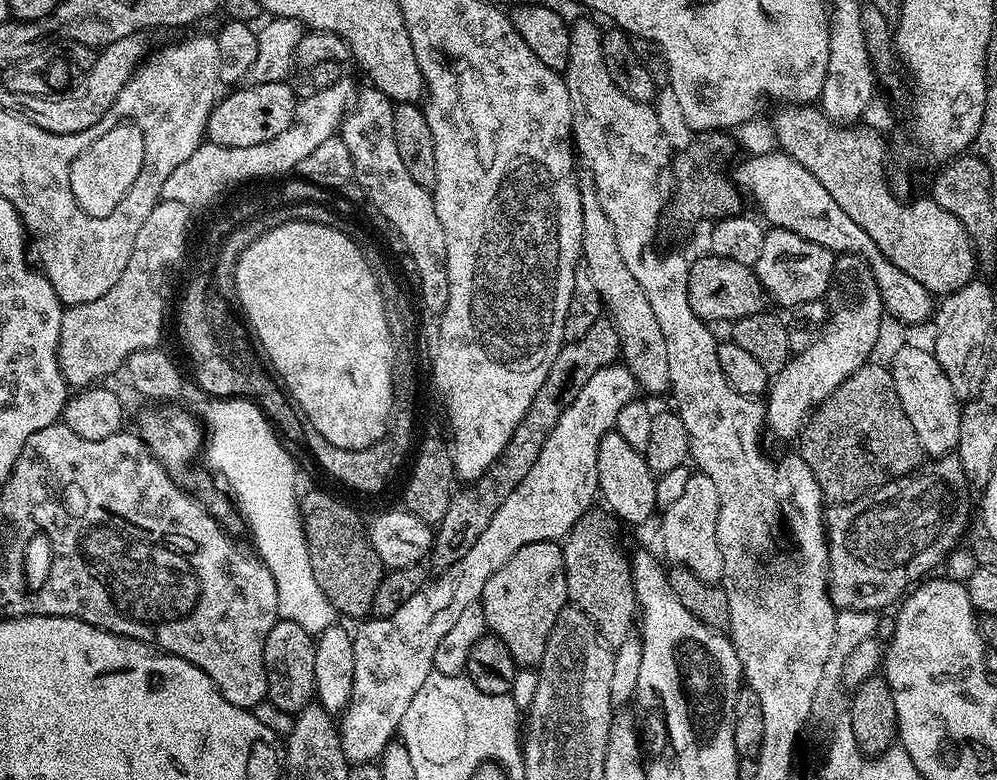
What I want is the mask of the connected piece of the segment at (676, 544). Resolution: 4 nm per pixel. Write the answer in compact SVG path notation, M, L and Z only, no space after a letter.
M699 470L693 471L679 499L675 499L674 504L663 509L660 520L660 544L664 547L663 559L669 565L685 568L694 574L698 574L698 578L702 578L702 582L707 584L720 584L724 579L722 574L722 550L718 546L718 510L720 503L718 502L718 489L714 487L714 481L706 478L706 474Z

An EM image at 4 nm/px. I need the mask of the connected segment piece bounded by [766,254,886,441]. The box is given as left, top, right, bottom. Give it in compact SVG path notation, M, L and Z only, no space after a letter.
M855 254L837 259L834 279L826 297L828 320L820 336L806 350L795 353L769 383L766 393L766 428L780 440L795 441L804 431L816 407L854 370L869 363L872 351L880 340L880 323L886 320L882 294L872 277L872 271Z

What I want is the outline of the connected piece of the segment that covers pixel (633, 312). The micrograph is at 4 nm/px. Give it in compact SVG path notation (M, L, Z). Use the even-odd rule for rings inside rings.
M590 182L581 183L580 197L582 198L582 246L580 247L580 254L582 259L586 262L586 266L590 270L590 278L594 281L595 288L598 289L601 305L603 305L606 309L612 325L618 330L618 336L620 338L619 359L622 361L624 367L630 370L630 374L634 377L637 385L639 385L643 391L645 388L648 392L667 393L670 389L670 361L668 361L668 357L666 355L666 338L662 338L662 329L658 326L658 318L654 318L654 310L650 307L650 298L646 298L646 294L642 290L642 286L638 286L638 278L634 278L634 274L630 274L630 270L626 270L626 262L622 262L622 250L618 250L618 238L614 234L614 226L610 226L610 220L606 218L606 212L602 210L602 206L598 202L598 194L596 193L595 186Z

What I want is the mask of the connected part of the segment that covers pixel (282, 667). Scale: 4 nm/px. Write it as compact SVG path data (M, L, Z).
M277 619L276 624L266 634L266 682L268 683L268 699L284 712L295 714L301 712L307 704L313 703L316 695L314 682L314 654L316 641L313 633L307 632L298 622Z

